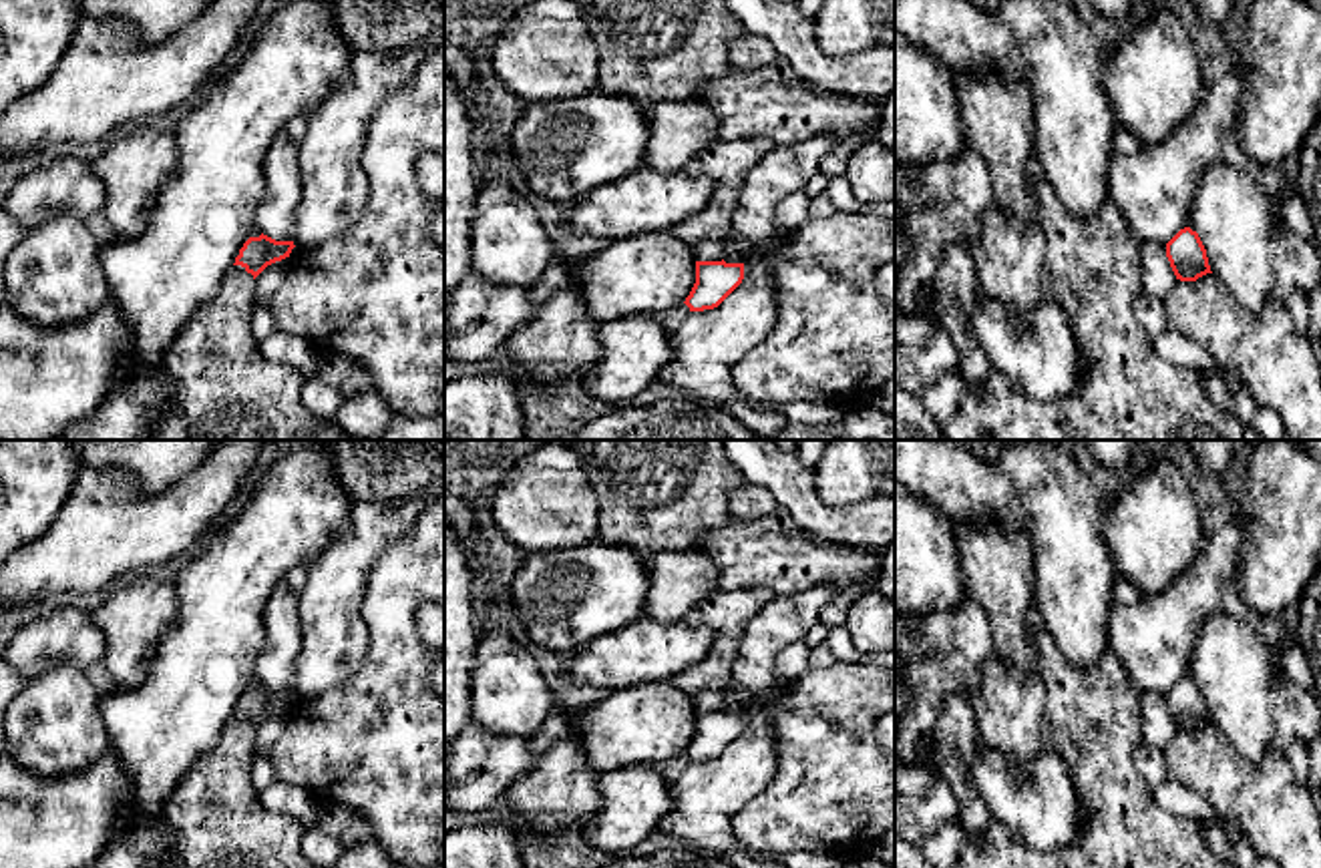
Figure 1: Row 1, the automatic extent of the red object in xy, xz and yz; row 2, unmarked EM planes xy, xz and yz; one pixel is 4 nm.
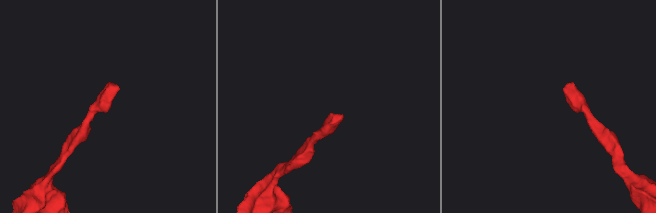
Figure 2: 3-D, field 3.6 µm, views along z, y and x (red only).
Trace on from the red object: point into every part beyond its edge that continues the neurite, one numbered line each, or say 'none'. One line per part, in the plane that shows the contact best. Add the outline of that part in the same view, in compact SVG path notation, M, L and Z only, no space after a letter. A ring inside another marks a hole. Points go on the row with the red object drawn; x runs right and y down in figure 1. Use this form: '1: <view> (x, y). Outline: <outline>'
none

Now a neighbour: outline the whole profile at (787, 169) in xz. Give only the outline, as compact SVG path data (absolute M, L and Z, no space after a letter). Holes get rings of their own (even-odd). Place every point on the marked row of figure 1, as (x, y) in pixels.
M828 135L782 145L744 177L730 231L724 237L734 245L724 257L726 263L744 263L754 249L778 235L774 225L778 203L802 191L834 147Z

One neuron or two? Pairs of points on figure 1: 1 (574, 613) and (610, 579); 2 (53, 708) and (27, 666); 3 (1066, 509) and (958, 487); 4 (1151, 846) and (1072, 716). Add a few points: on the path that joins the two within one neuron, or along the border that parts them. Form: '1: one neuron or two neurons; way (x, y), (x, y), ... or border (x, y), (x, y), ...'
1: one neuron; way (582, 605), (602, 587)
2: two neurons; border (81, 668), (51, 666), (27, 684)
3: two neurons; border (992, 463), (1010, 483), (1030, 531)
4: one neuron; way (1120, 814), (1120, 806), (1102, 770), (1098, 748)

